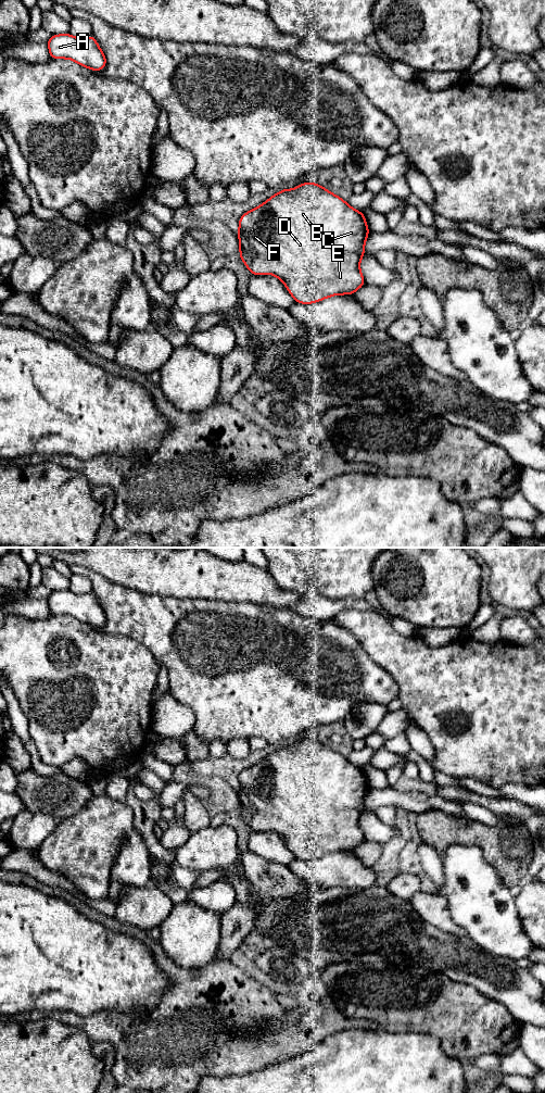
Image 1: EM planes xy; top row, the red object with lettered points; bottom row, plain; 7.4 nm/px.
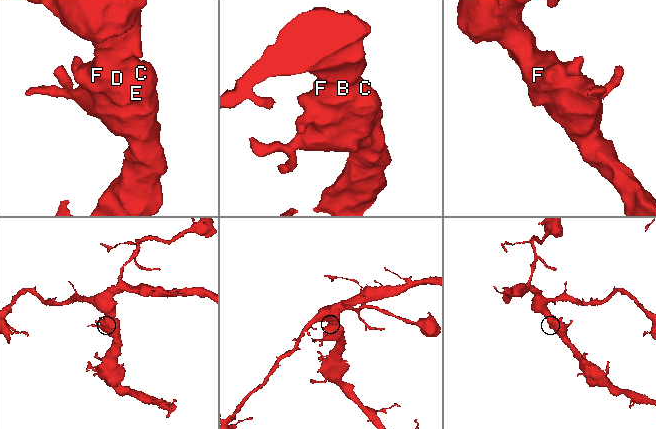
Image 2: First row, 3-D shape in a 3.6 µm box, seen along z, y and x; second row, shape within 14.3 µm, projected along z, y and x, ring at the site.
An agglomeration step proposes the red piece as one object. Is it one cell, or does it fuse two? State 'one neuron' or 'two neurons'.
one neuron

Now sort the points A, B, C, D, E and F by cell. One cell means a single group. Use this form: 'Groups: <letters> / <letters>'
Groups: A B C D E F

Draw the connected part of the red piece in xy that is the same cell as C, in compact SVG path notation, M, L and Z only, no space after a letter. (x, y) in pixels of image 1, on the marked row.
M316 183L284 189L239 218L239 256L252 275L270 274L288 288L295 302L309 304L331 296L351 294L365 285L359 263L369 229L365 215Z

